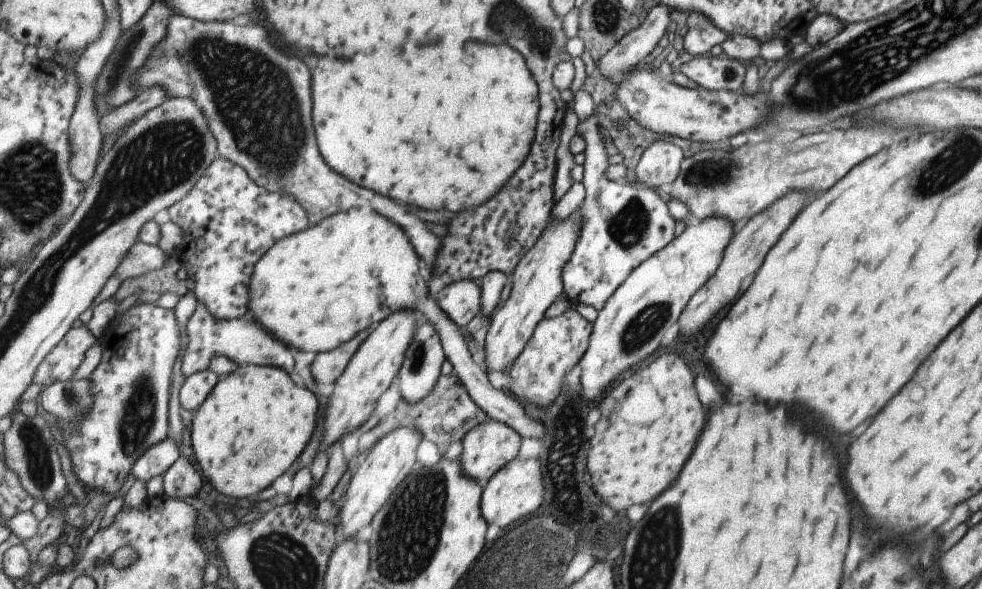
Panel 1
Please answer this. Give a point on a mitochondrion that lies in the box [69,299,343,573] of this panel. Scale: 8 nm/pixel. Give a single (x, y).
(136, 421)

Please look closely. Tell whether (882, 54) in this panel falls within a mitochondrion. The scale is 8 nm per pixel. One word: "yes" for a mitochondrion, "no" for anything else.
yes

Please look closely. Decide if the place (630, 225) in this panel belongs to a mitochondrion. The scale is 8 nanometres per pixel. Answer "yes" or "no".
yes

